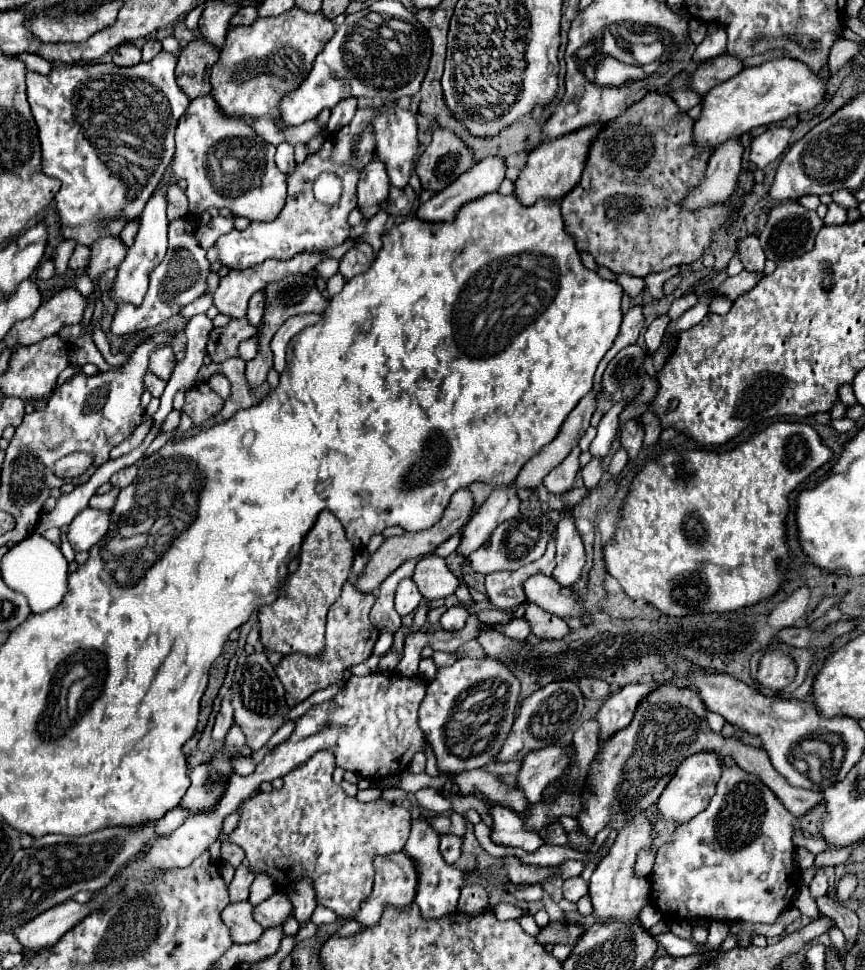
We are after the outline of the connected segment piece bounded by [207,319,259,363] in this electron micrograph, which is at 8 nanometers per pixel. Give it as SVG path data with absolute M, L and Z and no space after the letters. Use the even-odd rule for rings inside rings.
M233 319L225 327L215 327L209 333L207 353L213 363L221 363L229 357L237 357L237 347L241 341L253 337L259 327L251 325L247 319Z

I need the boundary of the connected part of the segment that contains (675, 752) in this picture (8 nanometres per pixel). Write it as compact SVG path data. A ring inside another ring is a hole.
M663 685L645 697L645 701L635 711L633 721L625 729L617 731L615 737L609 737L605 743L601 743L595 755L587 777L587 789L583 793L581 813L577 815L581 833L595 841L595 835L603 829L621 831L639 809L643 811L655 805L677 767L687 757L701 751L711 751L719 757L733 757L741 769L757 775L797 817L803 817L813 807L823 803L823 793L789 785L787 779L773 769L767 751L745 745L735 737L725 739L719 733L713 733L707 725L705 711L707 709L701 697L689 687L681 689L677 685Z

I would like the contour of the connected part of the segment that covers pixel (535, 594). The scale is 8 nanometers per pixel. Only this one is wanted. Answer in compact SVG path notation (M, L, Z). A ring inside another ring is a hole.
M533 575L525 581L525 603L535 603L541 609L559 615L559 617L579 617L581 623L591 623L581 613L581 601L569 587L561 587L553 577L547 575Z

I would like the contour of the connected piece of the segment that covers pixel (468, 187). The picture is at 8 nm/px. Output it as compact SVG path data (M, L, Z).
M487 157L479 163L475 163L469 171L465 171L461 177L457 177L457 181L453 181L453 185L449 185L447 189L443 189L441 193L435 193L429 201L425 201L419 209L417 209L417 219L423 219L425 223L445 223L445 221L453 221L457 215L457 209L461 209L461 205L475 201L477 197L483 197L487 193L497 191L497 187L501 185L501 181L505 179L505 165L503 159L499 157Z

